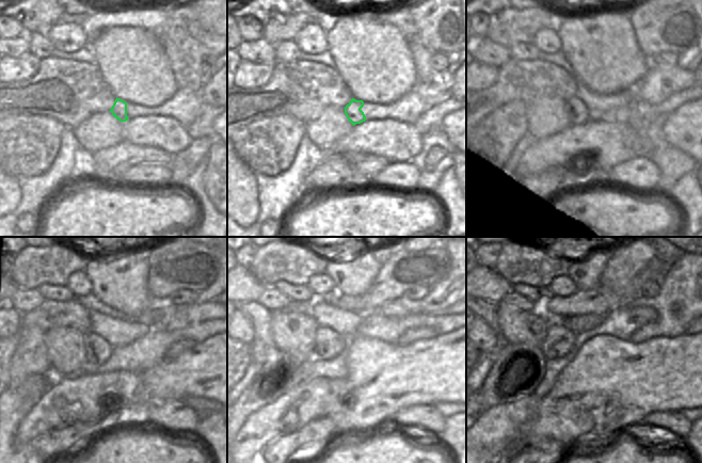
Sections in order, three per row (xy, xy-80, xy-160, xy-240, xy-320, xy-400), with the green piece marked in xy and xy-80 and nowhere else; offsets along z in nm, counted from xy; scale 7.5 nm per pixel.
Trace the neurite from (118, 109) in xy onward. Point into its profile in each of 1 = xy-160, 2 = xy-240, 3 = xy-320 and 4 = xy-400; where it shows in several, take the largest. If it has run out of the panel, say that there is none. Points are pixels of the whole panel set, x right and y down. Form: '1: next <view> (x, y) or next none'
1: next xy-160 (586, 105)
2: next xy-240 (107, 332)
3: next xy-320 (336, 329)
4: next xy-400 (558, 341)

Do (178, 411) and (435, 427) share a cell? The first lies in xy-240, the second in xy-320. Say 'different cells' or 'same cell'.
same cell

